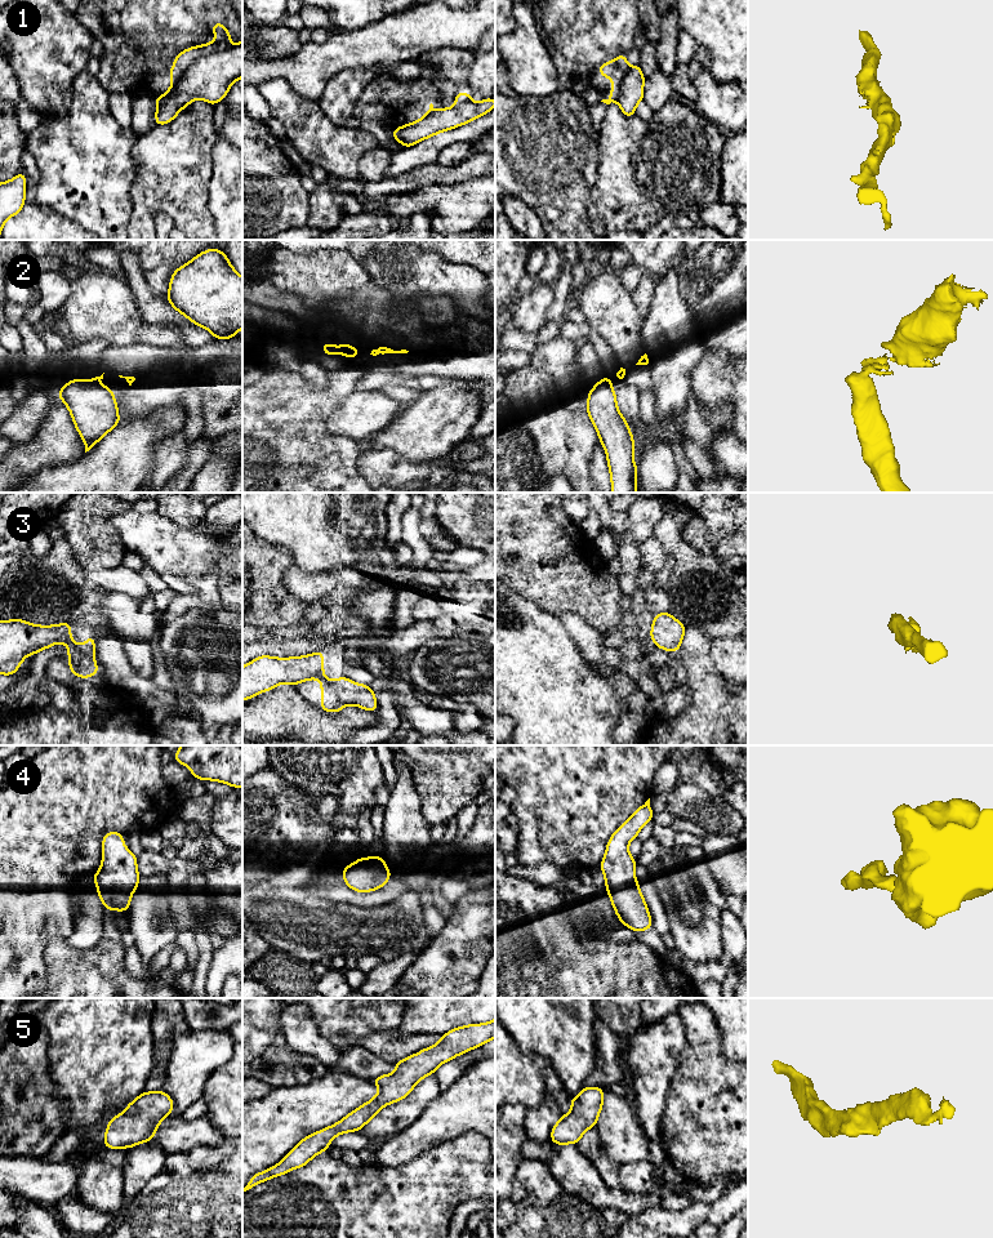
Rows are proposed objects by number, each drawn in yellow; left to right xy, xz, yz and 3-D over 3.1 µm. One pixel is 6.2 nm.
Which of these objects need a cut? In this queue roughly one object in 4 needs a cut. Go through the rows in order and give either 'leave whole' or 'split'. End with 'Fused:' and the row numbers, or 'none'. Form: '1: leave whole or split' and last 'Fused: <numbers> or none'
1: split
2: split
3: split
4: leave whole
5: leave whole
Fused: 1, 2, 3

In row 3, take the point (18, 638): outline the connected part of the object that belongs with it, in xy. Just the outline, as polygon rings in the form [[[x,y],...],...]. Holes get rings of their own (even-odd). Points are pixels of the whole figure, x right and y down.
[[[22,619],[0,620],[0,674],[13,676],[28,654],[71,640],[71,622],[36,625]]]

